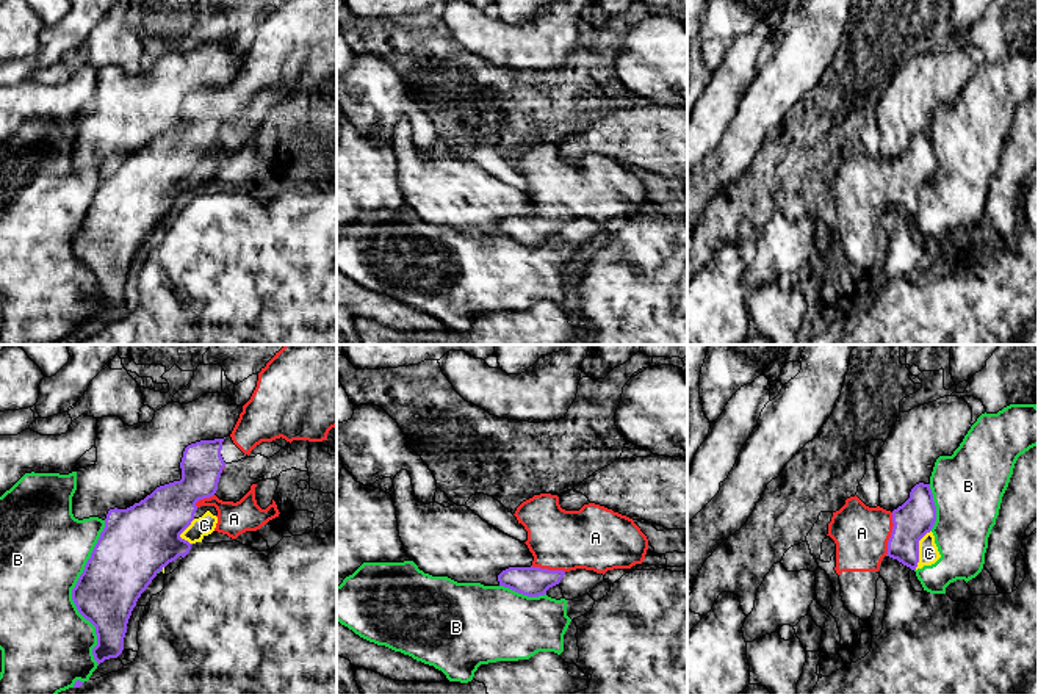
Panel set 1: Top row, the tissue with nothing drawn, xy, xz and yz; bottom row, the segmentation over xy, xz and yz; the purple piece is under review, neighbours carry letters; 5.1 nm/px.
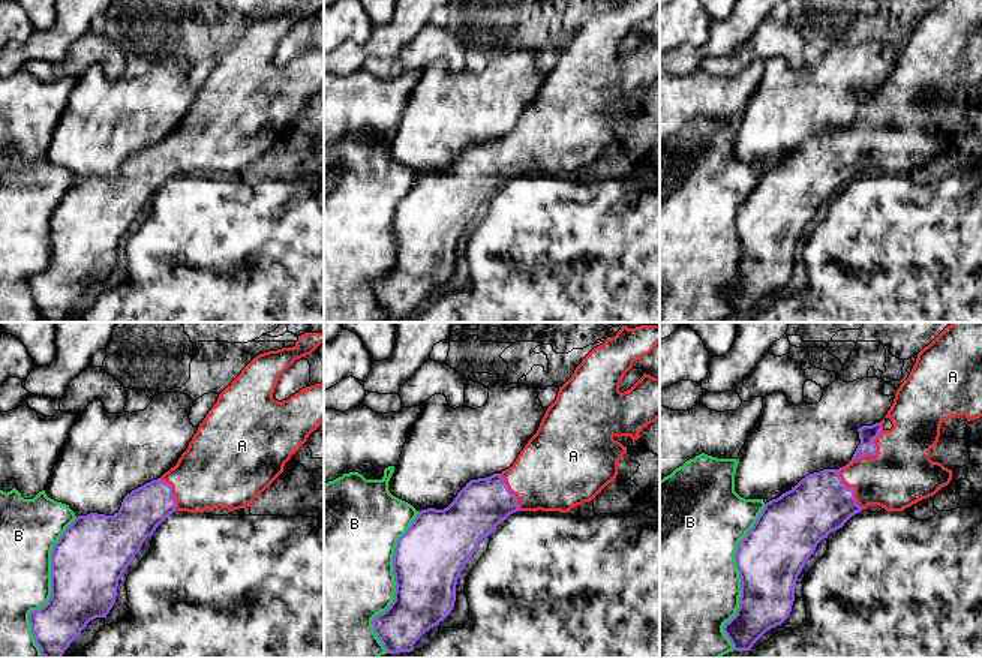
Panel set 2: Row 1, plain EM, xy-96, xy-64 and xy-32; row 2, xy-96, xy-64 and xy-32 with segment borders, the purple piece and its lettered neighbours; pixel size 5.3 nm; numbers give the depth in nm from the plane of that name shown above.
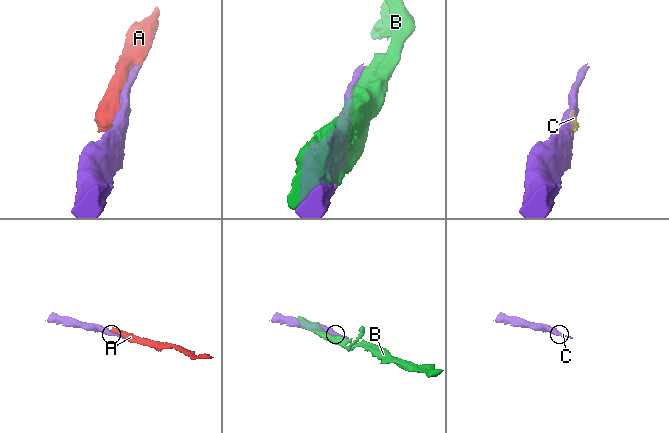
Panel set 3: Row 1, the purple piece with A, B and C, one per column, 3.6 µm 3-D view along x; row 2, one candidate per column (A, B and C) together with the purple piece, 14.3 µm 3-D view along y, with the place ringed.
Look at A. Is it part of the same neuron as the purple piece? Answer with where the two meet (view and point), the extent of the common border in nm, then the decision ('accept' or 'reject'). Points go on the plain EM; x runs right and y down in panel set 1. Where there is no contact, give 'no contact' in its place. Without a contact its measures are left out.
yz (891, 184) | 220 nm | accept

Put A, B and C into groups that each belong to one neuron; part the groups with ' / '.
A / B C

